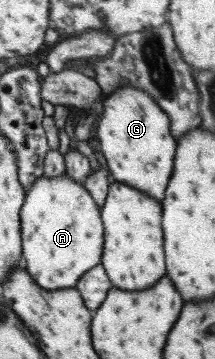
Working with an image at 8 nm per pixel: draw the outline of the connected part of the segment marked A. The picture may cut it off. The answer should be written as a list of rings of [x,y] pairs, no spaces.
[[[66,173],[57,178],[39,176],[25,193],[20,206],[20,238],[23,267],[43,290],[74,288],[78,278],[100,264],[103,224],[100,209],[81,184]]]

